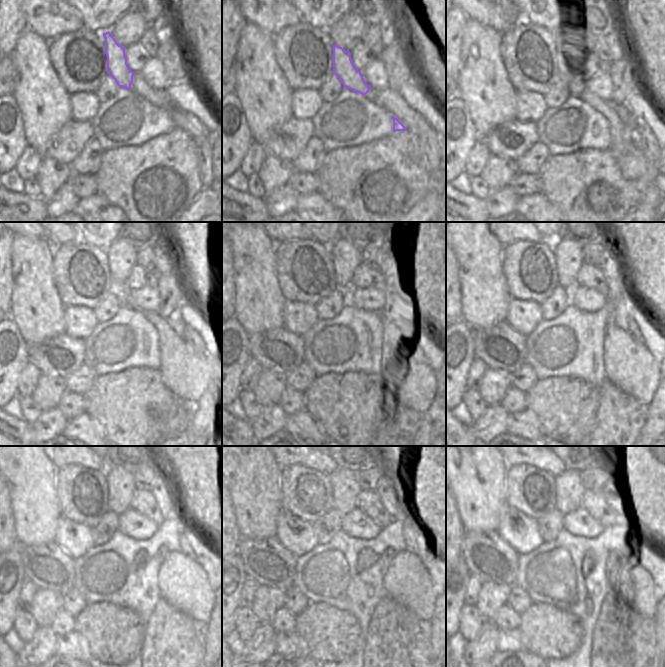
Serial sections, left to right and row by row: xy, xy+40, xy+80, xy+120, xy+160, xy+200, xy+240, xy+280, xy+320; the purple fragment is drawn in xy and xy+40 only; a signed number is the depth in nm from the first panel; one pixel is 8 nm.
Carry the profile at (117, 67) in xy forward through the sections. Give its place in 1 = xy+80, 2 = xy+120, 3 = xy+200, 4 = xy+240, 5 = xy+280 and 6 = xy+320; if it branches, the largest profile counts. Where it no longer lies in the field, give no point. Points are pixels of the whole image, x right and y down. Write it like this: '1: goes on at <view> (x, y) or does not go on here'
1: goes on at xy+80 (633, 165)
2: goes on at xy+120 (187, 374)
3: goes on at xy+200 (629, 365)
4: goes on at xy+240 (183, 583)
5: goes on at xy+280 (406, 580)
6: goes on at xy+320 (631, 577)

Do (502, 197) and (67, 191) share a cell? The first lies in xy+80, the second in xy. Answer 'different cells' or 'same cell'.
same cell

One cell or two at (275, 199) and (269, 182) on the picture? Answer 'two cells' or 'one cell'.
two cells

